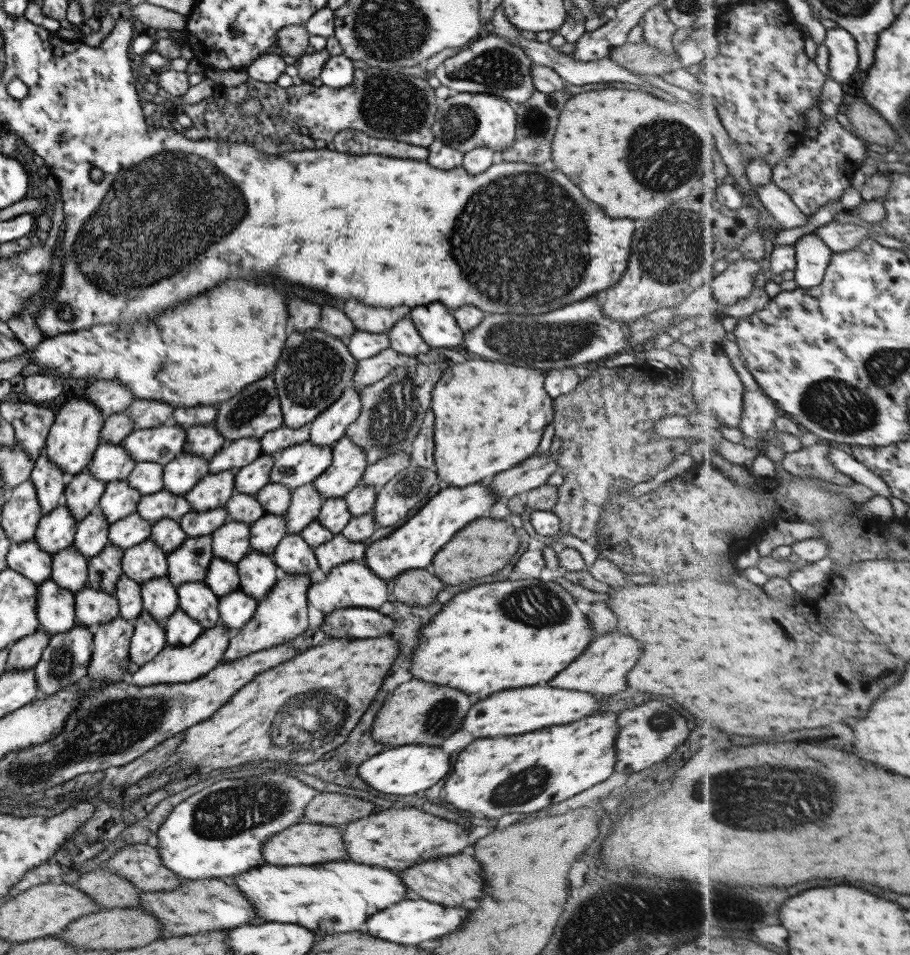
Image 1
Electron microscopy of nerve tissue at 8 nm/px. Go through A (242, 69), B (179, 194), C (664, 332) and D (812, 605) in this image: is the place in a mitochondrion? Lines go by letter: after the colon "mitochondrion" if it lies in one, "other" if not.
A: other
B: mitochondrion
C: other
D: other

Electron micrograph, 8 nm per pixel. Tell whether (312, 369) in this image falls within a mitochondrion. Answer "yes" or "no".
yes

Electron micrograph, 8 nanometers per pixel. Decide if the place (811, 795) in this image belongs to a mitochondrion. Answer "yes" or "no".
yes

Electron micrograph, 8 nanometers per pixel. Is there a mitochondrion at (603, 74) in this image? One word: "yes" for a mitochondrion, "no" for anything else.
no

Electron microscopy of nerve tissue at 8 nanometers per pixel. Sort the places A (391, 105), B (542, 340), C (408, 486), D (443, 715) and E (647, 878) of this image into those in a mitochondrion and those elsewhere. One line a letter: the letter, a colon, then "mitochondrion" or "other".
A: mitochondrion
B: mitochondrion
C: mitochondrion
D: mitochondrion
E: other

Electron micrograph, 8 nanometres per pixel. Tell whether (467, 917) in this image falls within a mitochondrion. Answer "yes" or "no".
no

